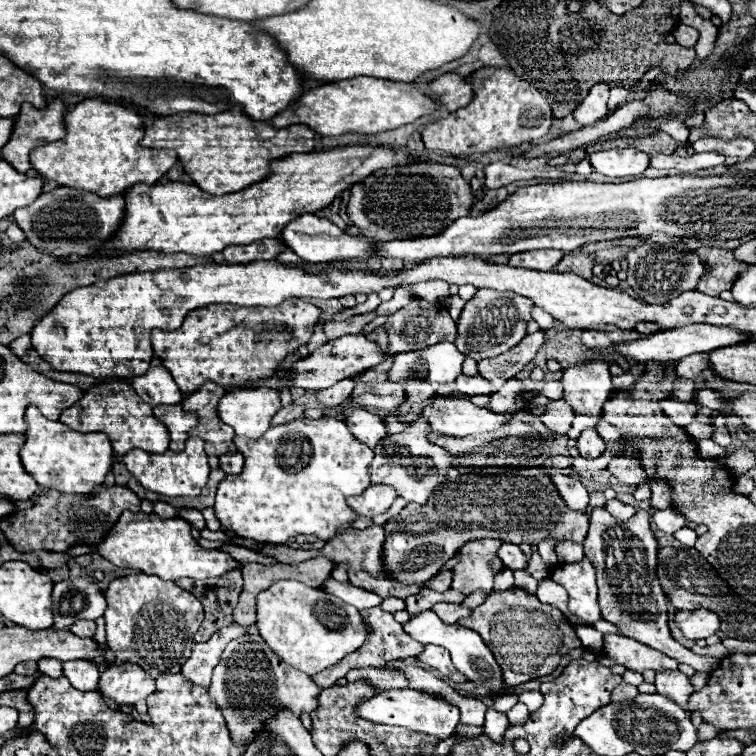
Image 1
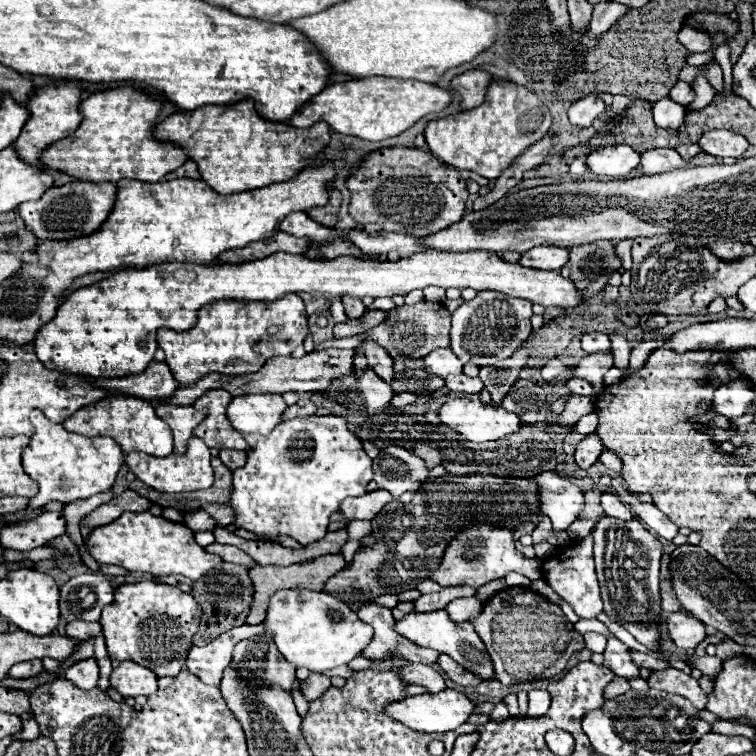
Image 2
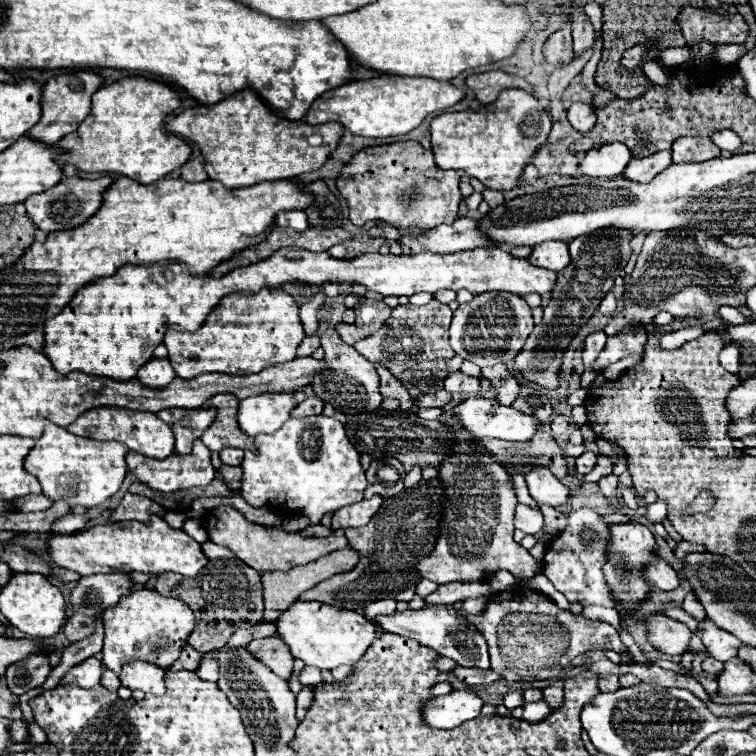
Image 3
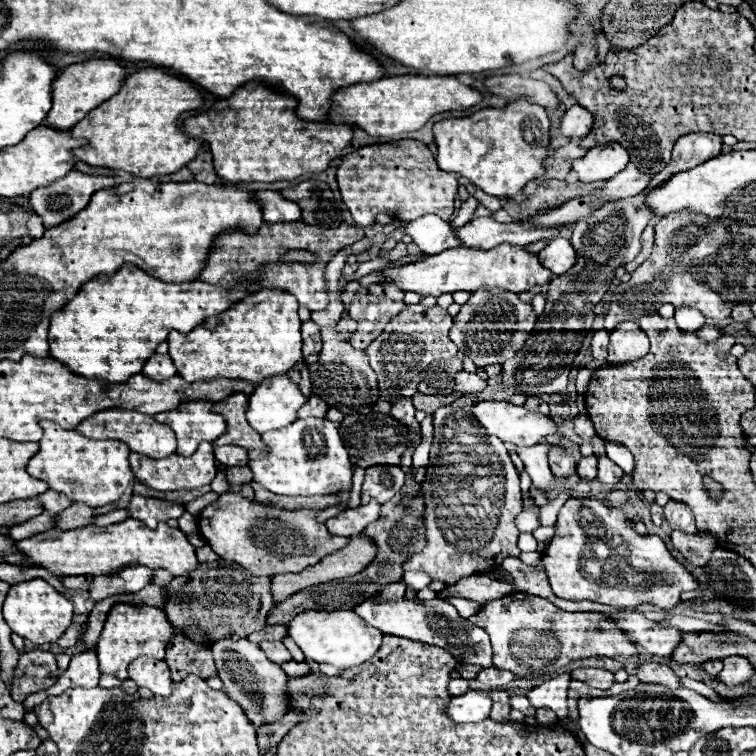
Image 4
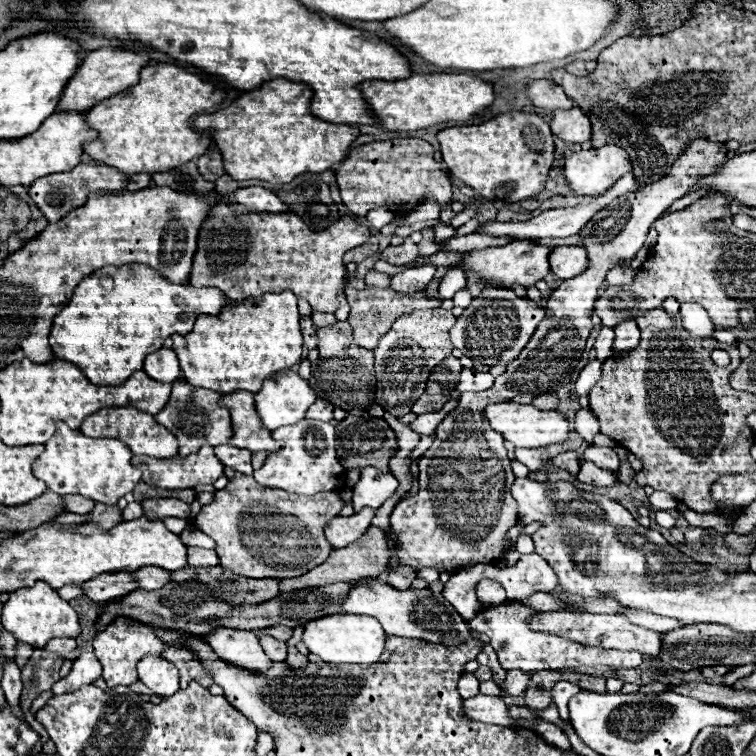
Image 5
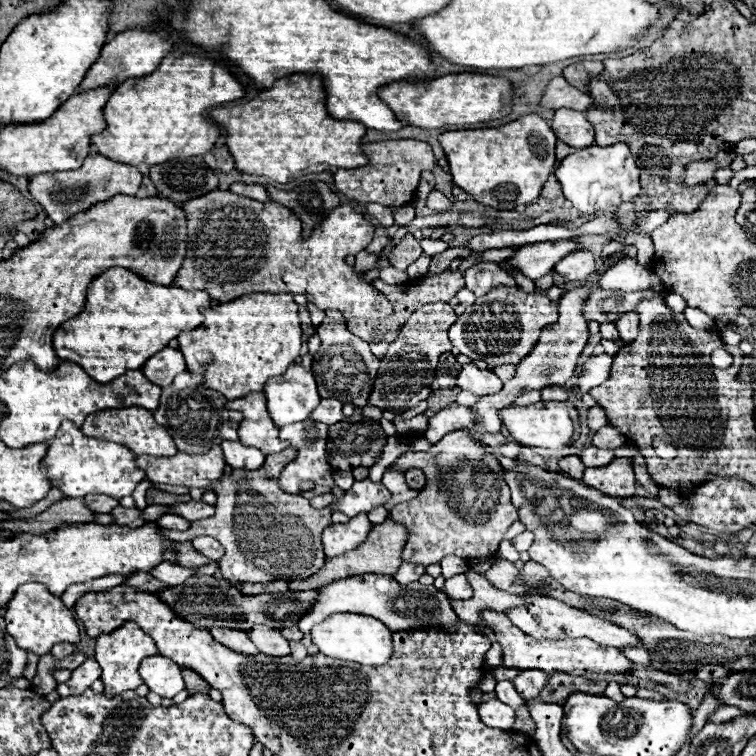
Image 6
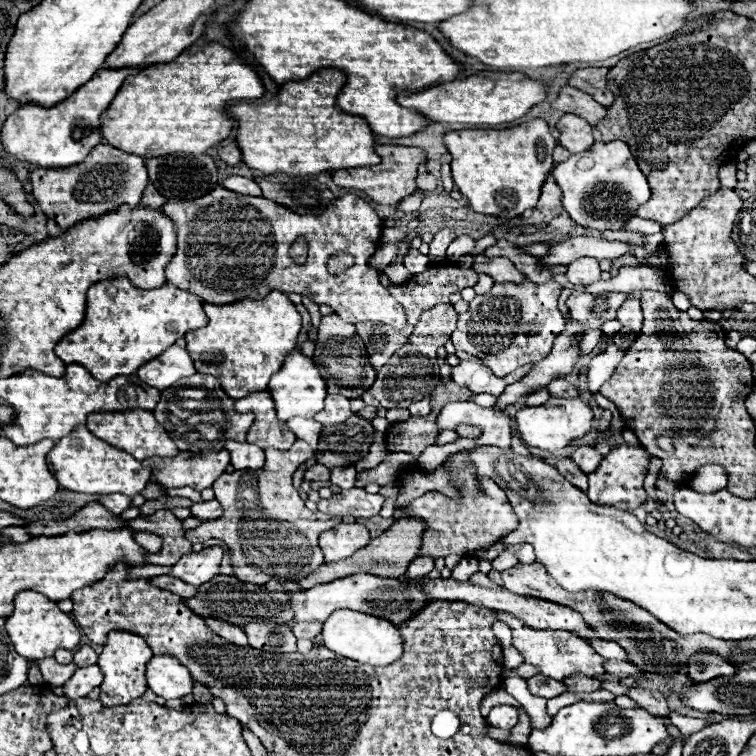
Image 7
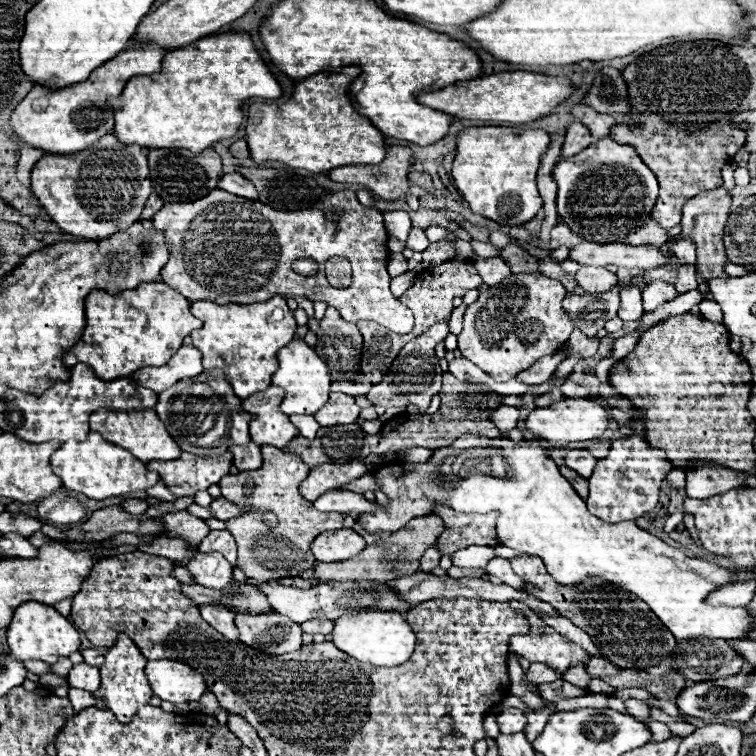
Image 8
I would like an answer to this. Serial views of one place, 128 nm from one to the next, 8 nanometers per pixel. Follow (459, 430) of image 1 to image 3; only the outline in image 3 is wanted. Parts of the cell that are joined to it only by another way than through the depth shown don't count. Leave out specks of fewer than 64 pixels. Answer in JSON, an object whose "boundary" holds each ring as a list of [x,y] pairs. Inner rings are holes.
{"boundary":[[[486,398],[462,400],[456,408],[452,408],[452,414],[476,438],[498,438],[506,442],[530,440],[540,424],[530,414],[522,414]]]}

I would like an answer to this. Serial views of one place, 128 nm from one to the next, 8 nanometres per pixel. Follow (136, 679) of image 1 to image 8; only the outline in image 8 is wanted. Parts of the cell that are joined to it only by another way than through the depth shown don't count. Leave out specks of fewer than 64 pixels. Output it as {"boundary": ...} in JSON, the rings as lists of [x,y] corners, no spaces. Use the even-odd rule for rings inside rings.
{"boundary":[[[150,660],[146,664],[146,676],[152,692],[172,704],[196,702],[206,692],[204,678],[176,660]]]}

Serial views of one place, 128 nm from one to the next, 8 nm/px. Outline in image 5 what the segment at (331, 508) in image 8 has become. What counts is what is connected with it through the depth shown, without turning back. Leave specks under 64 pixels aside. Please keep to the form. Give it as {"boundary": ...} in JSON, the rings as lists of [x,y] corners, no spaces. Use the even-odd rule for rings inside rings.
{"boundary":[[[368,466],[362,470],[360,482],[354,486],[352,504],[354,510],[362,510],[364,506],[380,508],[384,500],[388,500],[398,488],[398,480],[390,472],[376,470],[374,466]]]}

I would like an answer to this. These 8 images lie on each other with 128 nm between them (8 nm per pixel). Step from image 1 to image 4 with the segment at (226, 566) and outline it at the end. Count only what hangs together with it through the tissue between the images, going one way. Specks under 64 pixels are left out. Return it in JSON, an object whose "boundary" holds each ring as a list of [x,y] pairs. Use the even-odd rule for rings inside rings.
{"boundary":[[[124,520],[118,524],[110,524],[106,528],[98,526],[84,526],[76,530],[46,530],[32,538],[20,540],[18,550],[28,556],[22,568],[38,564],[48,568],[52,574],[68,574],[68,576],[100,576],[100,574],[114,574],[120,568],[166,568],[174,576],[184,576],[192,570],[196,570],[196,548],[188,542],[186,534],[178,528],[170,528],[166,522],[160,522],[156,530],[150,530],[140,520]]]}

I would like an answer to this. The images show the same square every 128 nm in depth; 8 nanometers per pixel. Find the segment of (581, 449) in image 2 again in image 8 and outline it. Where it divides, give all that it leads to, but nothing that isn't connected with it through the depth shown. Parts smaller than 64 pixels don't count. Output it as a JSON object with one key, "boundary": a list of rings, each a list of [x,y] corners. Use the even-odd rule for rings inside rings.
{"boundary":[[[642,436],[614,440],[610,446],[610,454],[598,460],[596,470],[588,478],[588,510],[606,522],[634,520],[638,516],[644,516],[658,504],[658,490],[668,470],[672,470],[672,464],[668,462],[664,450],[650,448]]]}

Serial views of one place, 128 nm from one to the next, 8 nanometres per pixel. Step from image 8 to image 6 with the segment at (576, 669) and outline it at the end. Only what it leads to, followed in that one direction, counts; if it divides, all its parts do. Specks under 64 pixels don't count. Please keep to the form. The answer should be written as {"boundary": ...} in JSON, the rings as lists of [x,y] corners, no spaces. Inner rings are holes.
{"boundary":[[[552,674],[548,678],[548,686],[540,690],[538,700],[542,702],[564,702],[574,692],[586,692],[586,694],[602,694],[606,688],[606,682],[590,682],[582,676],[570,676],[570,674]]]}

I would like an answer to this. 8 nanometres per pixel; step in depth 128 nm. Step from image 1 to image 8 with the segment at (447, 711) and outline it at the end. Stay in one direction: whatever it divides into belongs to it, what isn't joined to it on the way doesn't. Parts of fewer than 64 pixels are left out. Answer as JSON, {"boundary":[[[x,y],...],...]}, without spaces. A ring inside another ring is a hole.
{"boundary":[[[506,708],[504,712],[500,712],[496,716],[496,722],[498,722],[502,734],[514,734],[514,732],[522,732],[524,730],[526,716],[518,708]]]}

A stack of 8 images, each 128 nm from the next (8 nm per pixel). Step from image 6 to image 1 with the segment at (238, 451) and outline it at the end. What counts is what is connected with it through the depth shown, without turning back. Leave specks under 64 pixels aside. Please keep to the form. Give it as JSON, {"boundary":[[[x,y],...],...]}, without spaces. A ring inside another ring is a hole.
{"boundary":[[[222,454],[222,456],[220,456],[220,468],[222,468],[226,474],[240,474],[242,466],[244,466],[242,454]]]}

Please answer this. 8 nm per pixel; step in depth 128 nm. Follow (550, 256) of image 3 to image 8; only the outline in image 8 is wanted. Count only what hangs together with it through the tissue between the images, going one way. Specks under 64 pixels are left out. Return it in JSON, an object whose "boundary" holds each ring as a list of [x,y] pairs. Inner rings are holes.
{"boundary":[[[580,266],[580,270],[574,274],[578,286],[582,286],[586,292],[608,292],[616,286],[618,278],[616,274],[608,272],[602,266]]]}

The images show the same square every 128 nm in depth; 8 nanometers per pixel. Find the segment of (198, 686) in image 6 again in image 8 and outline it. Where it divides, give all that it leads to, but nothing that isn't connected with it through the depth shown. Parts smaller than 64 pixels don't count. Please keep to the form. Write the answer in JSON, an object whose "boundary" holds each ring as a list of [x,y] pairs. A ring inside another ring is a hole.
{"boundary":[[[206,690],[206,692],[204,692],[204,696],[200,698],[200,710],[202,710],[204,714],[212,714],[212,716],[216,716],[216,714],[218,714],[220,704],[218,704],[216,696],[214,696],[210,690]]]}

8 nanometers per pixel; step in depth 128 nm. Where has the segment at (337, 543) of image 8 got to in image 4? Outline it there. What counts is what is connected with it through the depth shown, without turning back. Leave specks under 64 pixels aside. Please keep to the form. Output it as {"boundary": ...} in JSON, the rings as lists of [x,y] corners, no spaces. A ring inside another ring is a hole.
{"boundary":[[[370,500],[364,506],[348,508],[348,510],[340,512],[338,516],[330,518],[326,522],[326,528],[330,534],[352,538],[352,536],[358,536],[368,524],[376,522],[378,516],[380,516],[380,504],[376,500]]]}

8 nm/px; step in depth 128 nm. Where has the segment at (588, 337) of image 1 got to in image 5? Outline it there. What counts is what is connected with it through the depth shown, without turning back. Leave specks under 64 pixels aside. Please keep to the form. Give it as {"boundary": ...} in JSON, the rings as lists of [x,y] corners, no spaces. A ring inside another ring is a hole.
{"boundary":[[[604,326],[604,328],[600,330],[600,334],[598,334],[598,338],[596,338],[596,344],[594,344],[594,348],[596,348],[596,358],[598,358],[600,362],[604,362],[608,356],[612,356],[612,342],[614,342],[614,330]]]}

